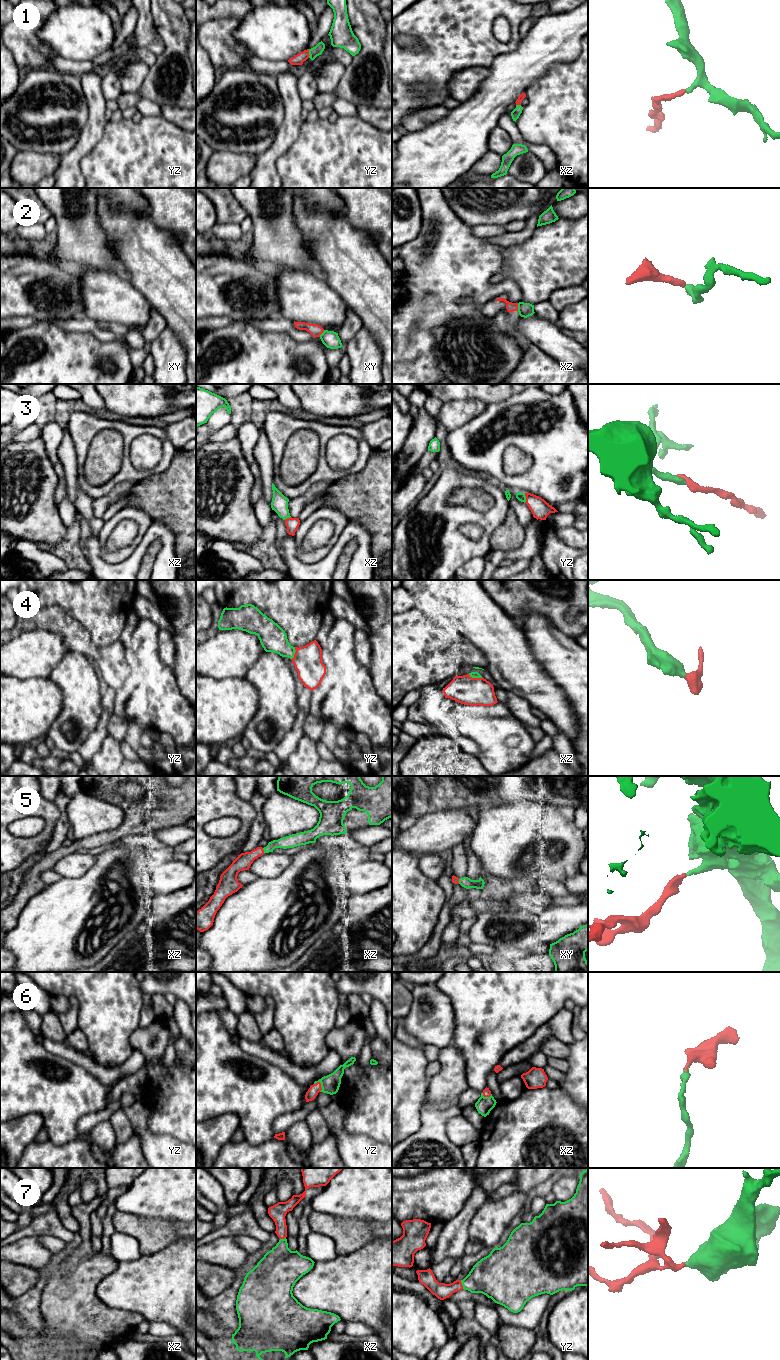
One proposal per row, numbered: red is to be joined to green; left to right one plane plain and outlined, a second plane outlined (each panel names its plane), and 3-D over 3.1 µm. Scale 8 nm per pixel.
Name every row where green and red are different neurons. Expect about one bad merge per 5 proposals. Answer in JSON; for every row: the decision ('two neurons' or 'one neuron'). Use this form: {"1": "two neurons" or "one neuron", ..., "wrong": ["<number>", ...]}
{"1": "one neuron", "2": "two neurons", "3": "one neuron", "4": "one neuron", "5": "one neuron", "6": "one neuron", "7": "one neuron", "wrong": ["2"]}

